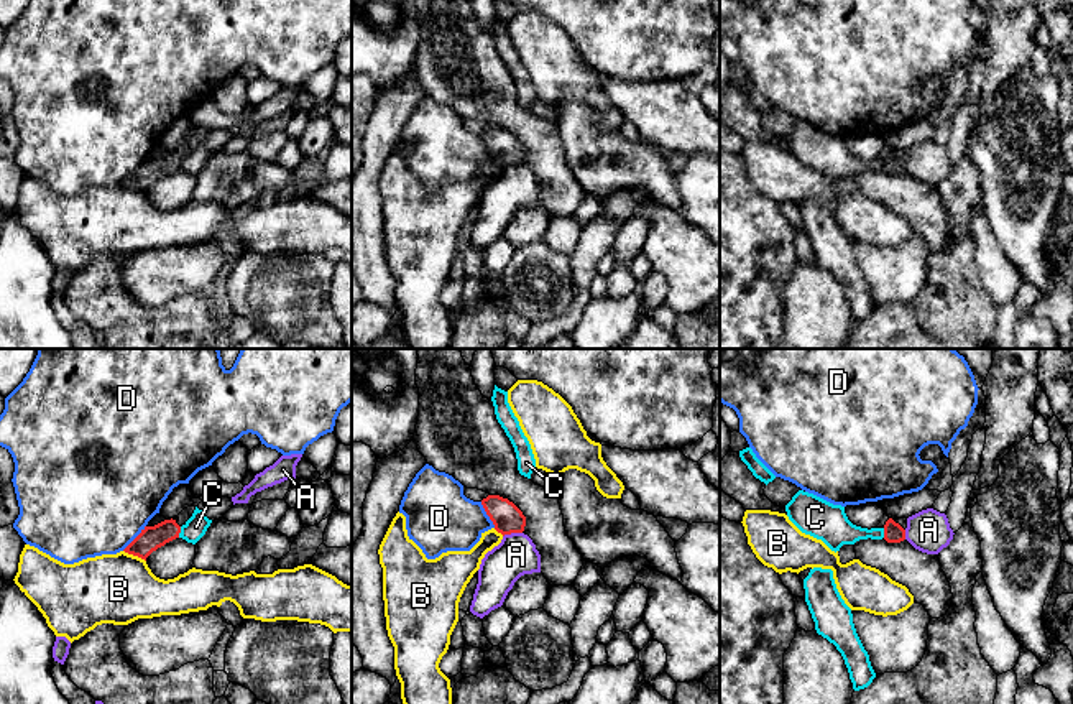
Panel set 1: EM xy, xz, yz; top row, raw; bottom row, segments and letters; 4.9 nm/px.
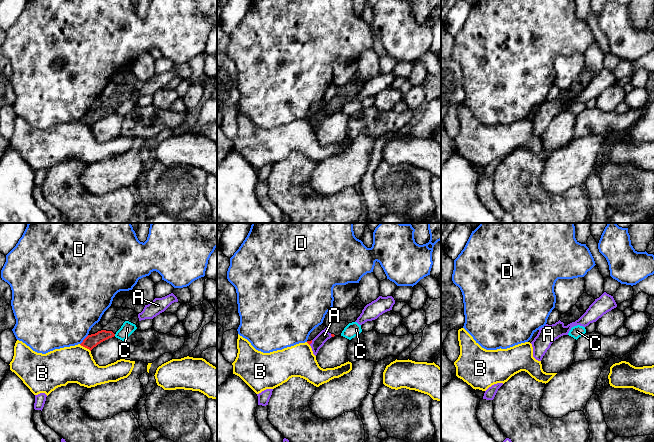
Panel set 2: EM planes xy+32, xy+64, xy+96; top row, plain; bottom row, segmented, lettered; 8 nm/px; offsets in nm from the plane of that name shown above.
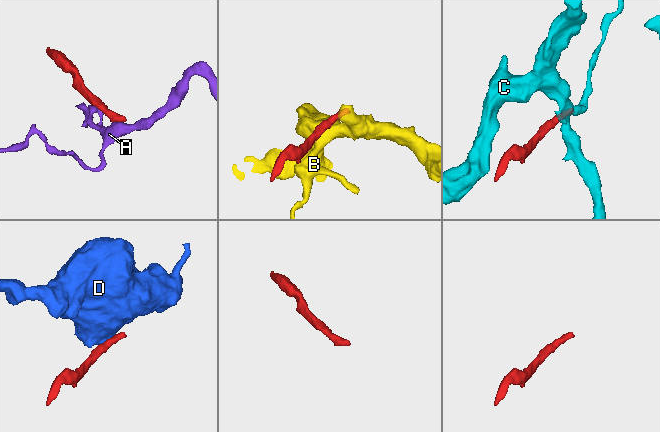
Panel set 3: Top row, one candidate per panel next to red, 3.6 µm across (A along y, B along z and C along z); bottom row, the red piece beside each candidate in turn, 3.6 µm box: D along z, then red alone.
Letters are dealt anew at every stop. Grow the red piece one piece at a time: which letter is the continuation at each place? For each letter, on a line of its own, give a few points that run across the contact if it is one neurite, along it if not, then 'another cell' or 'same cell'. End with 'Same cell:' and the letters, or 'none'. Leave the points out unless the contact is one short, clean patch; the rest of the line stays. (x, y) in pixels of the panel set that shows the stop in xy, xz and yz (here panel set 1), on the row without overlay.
A: line xz (521, 163), (511, 163), (503, 168); another cell
B: another cell
C: line xy (181, 158), (178, 168); another cell
D: line xy (145, 157), (122, 181); another cell
Same cell: none

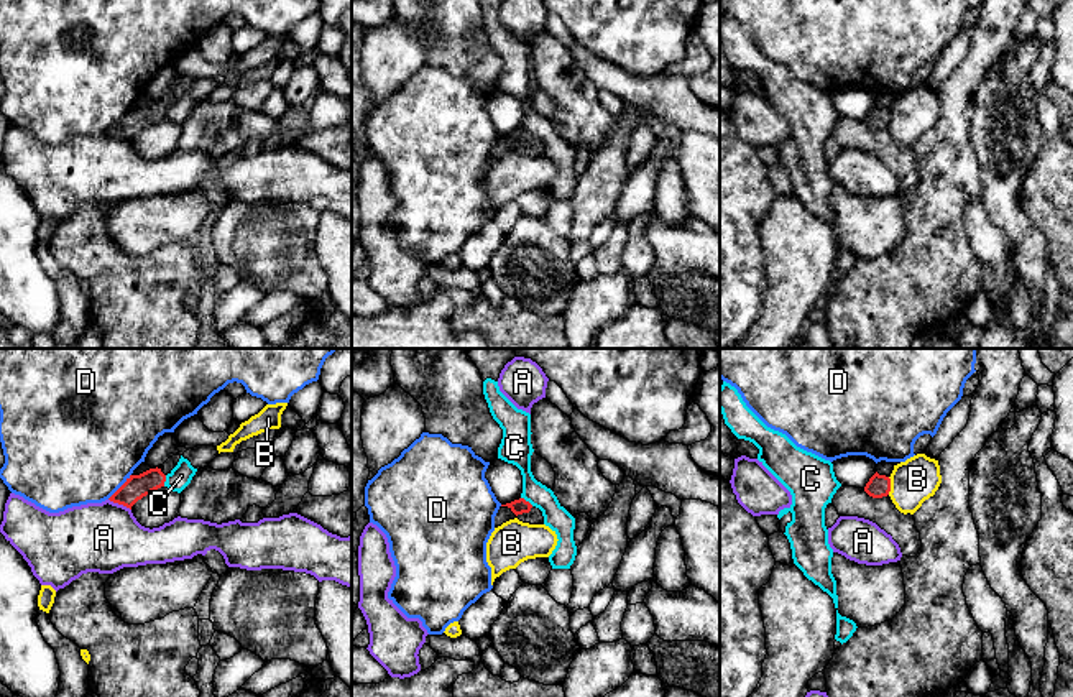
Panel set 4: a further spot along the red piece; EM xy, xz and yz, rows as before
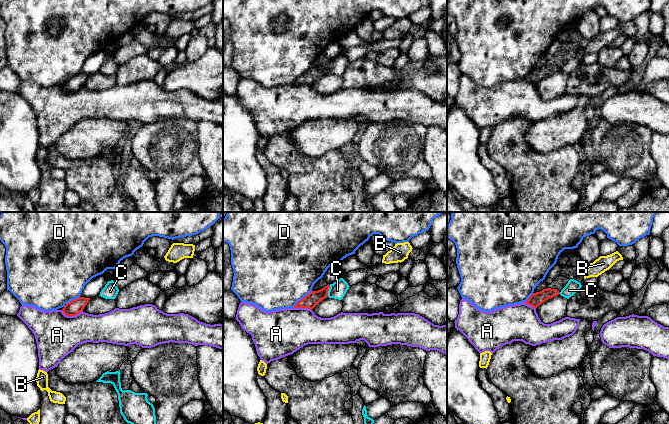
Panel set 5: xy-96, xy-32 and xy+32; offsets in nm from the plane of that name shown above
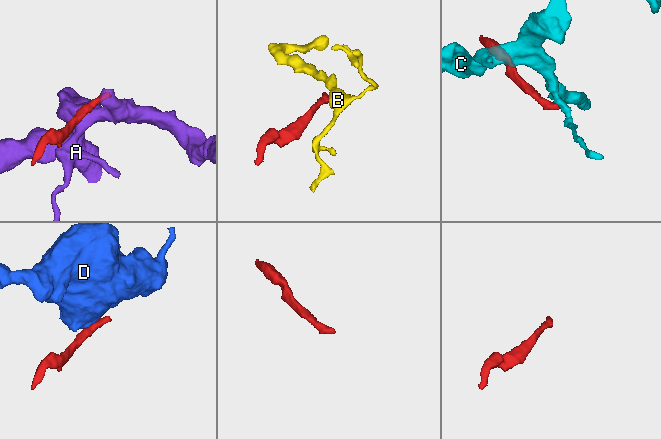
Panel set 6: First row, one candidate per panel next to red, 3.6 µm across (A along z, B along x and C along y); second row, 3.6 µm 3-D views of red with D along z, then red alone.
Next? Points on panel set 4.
A: another cell
B: line yz (888, 109), (889, 125); another cell
C: line xz (521, 129), (533, 137); another cell
D: line xy (130, 106), (107, 130); another cell
Same cell: none

